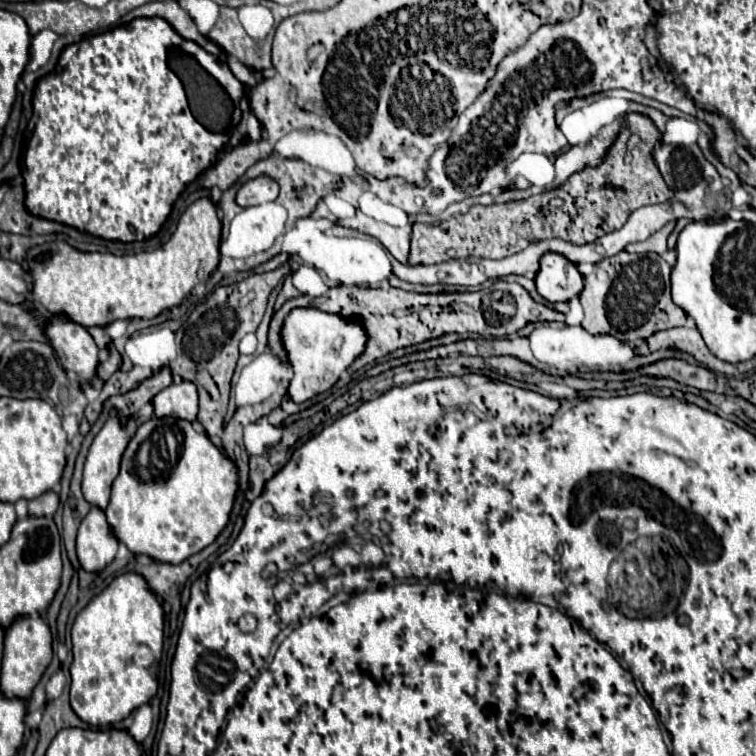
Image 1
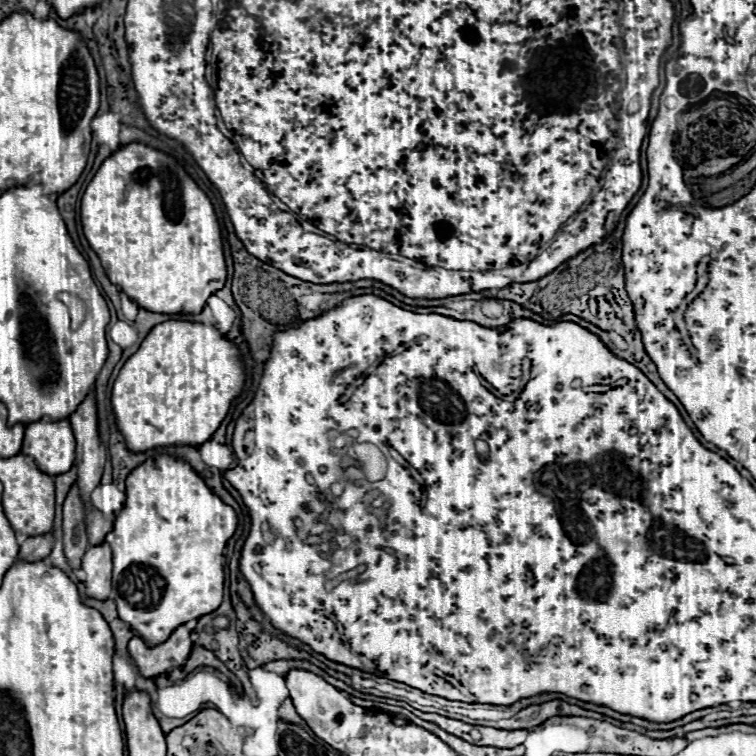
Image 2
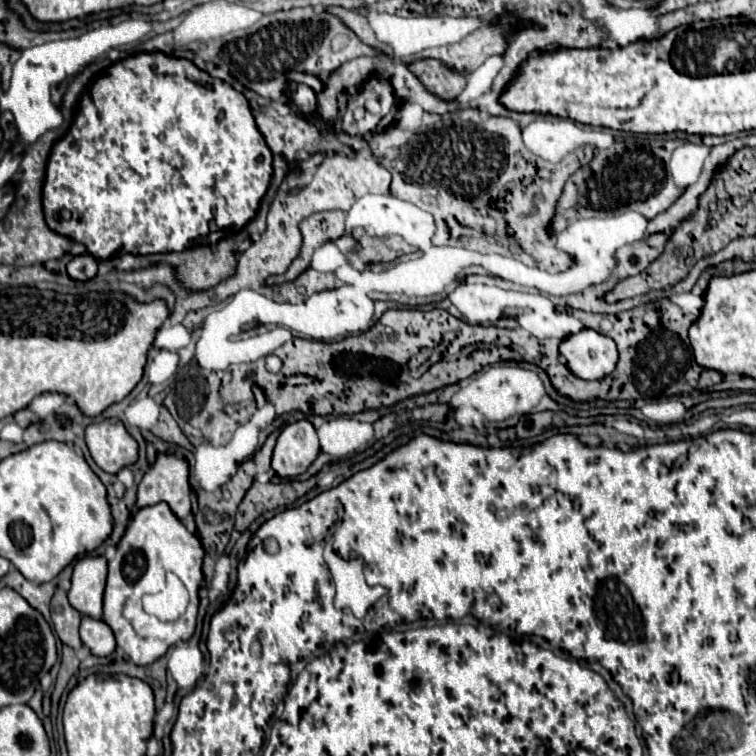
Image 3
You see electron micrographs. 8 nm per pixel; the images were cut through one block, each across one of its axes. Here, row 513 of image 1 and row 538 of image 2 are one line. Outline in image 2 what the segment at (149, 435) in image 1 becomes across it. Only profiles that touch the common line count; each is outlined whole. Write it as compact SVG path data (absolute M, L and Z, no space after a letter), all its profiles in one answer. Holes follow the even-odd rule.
M154 454L136 466L126 478L126 502L114 518L112 530L106 534L114 556L110 598L116 602L120 618L148 644L160 644L176 626L214 612L222 602L224 588L222 550L236 528L238 516L234 508L224 504L184 458Z

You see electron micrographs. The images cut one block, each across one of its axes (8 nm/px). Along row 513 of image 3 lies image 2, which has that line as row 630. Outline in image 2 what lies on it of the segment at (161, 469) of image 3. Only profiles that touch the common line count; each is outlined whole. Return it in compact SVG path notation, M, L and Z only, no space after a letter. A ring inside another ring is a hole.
M184 624L178 626L166 642L160 642L156 646L148 646L140 636L134 636L128 642L128 652L134 664L140 668L140 674L146 678L160 676L168 672L172 666L182 666L188 660L190 650L190 630Z

